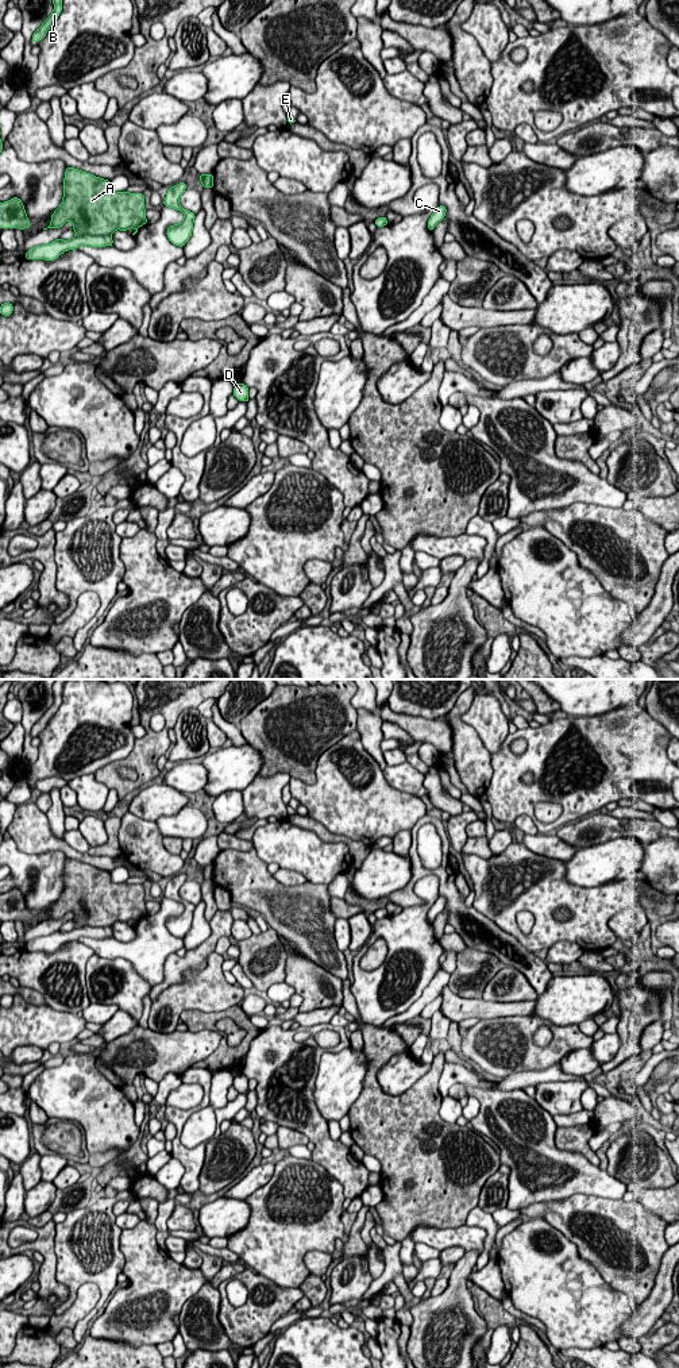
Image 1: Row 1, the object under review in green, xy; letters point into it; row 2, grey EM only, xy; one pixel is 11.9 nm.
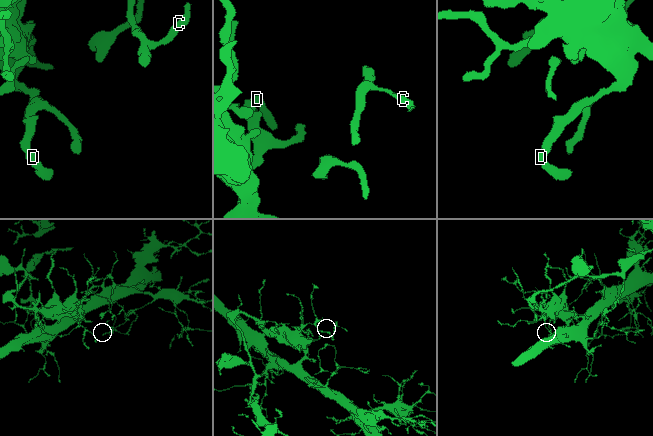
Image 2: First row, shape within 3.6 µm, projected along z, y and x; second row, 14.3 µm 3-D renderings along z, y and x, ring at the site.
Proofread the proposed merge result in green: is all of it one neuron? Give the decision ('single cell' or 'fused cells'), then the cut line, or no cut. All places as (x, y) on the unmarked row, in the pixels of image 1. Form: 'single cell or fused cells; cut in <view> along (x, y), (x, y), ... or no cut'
fused cells; cut in xy along (76, 925), (108, 927)

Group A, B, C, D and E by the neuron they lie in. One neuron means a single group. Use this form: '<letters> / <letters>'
A B / C D E

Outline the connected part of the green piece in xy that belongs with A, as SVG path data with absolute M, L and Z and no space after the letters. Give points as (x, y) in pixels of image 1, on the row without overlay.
M67 858L63 870L63 890L61 897L51 906L51 914L47 920L59 920L67 912L73 913L73 921L76 926L111 926L116 921L127 922L130 920L139 920L143 916L147 916L146 901L144 901L144 887L143 885L128 885L115 883L111 879L111 872L96 868L90 864L74 860Z

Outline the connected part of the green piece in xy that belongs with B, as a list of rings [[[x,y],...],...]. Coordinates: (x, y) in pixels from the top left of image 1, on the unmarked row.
[[[55,679],[54,685],[53,685],[53,695],[54,695],[54,702],[53,705],[42,714],[42,717],[34,724],[34,727],[31,728],[32,733],[40,733],[49,720],[54,716],[54,713],[58,710],[61,702],[62,702],[62,690],[63,690],[63,685],[67,679]]]

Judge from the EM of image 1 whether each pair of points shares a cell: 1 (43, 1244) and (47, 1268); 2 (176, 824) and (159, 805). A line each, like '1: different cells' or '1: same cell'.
1: same cell
2: different cells

